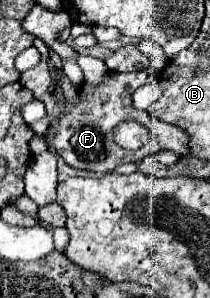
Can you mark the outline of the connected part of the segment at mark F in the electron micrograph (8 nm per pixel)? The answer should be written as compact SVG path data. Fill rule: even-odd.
M35 39L35 47L39 49L43 61L21 73L21 85L25 85L27 89L31 89L35 93L35 97L45 104L47 115L33 123L31 129L33 129L34 136L42 136L45 140L48 140L49 131L55 122L58 122L59 131L57 131L57 137L55 137L55 147L59 151L59 155L65 159L67 165L75 167L75 169L87 169L87 171L99 171L99 173L109 173L113 171L117 165L121 163L139 163L143 157L147 155L155 155L163 149L171 149L175 151L179 157L185 157L189 155L189 147L187 147L187 135L183 133L183 129L175 127L175 125L169 125L169 123L163 123L159 119L153 119L149 115L149 111L139 111L133 107L133 101L131 101L131 95L137 91L137 87L145 85L145 83L153 83L157 81L155 73L149 71L149 69L143 69L143 71L135 71L135 73L111 73L107 77L107 81L103 83L103 87L91 95L91 97L85 97L83 93L79 93L80 101L77 104L71 104L67 101L65 96L60 93L56 88L51 87L51 81L49 81L49 71L47 71L47 47L43 45L41 39ZM125 119L135 119L135 121L141 121L143 125L149 127L151 131L151 141L137 149L137 151L129 151L129 149L123 149L119 147L115 141L113 141L113 127L115 123L119 121L125 121Z

